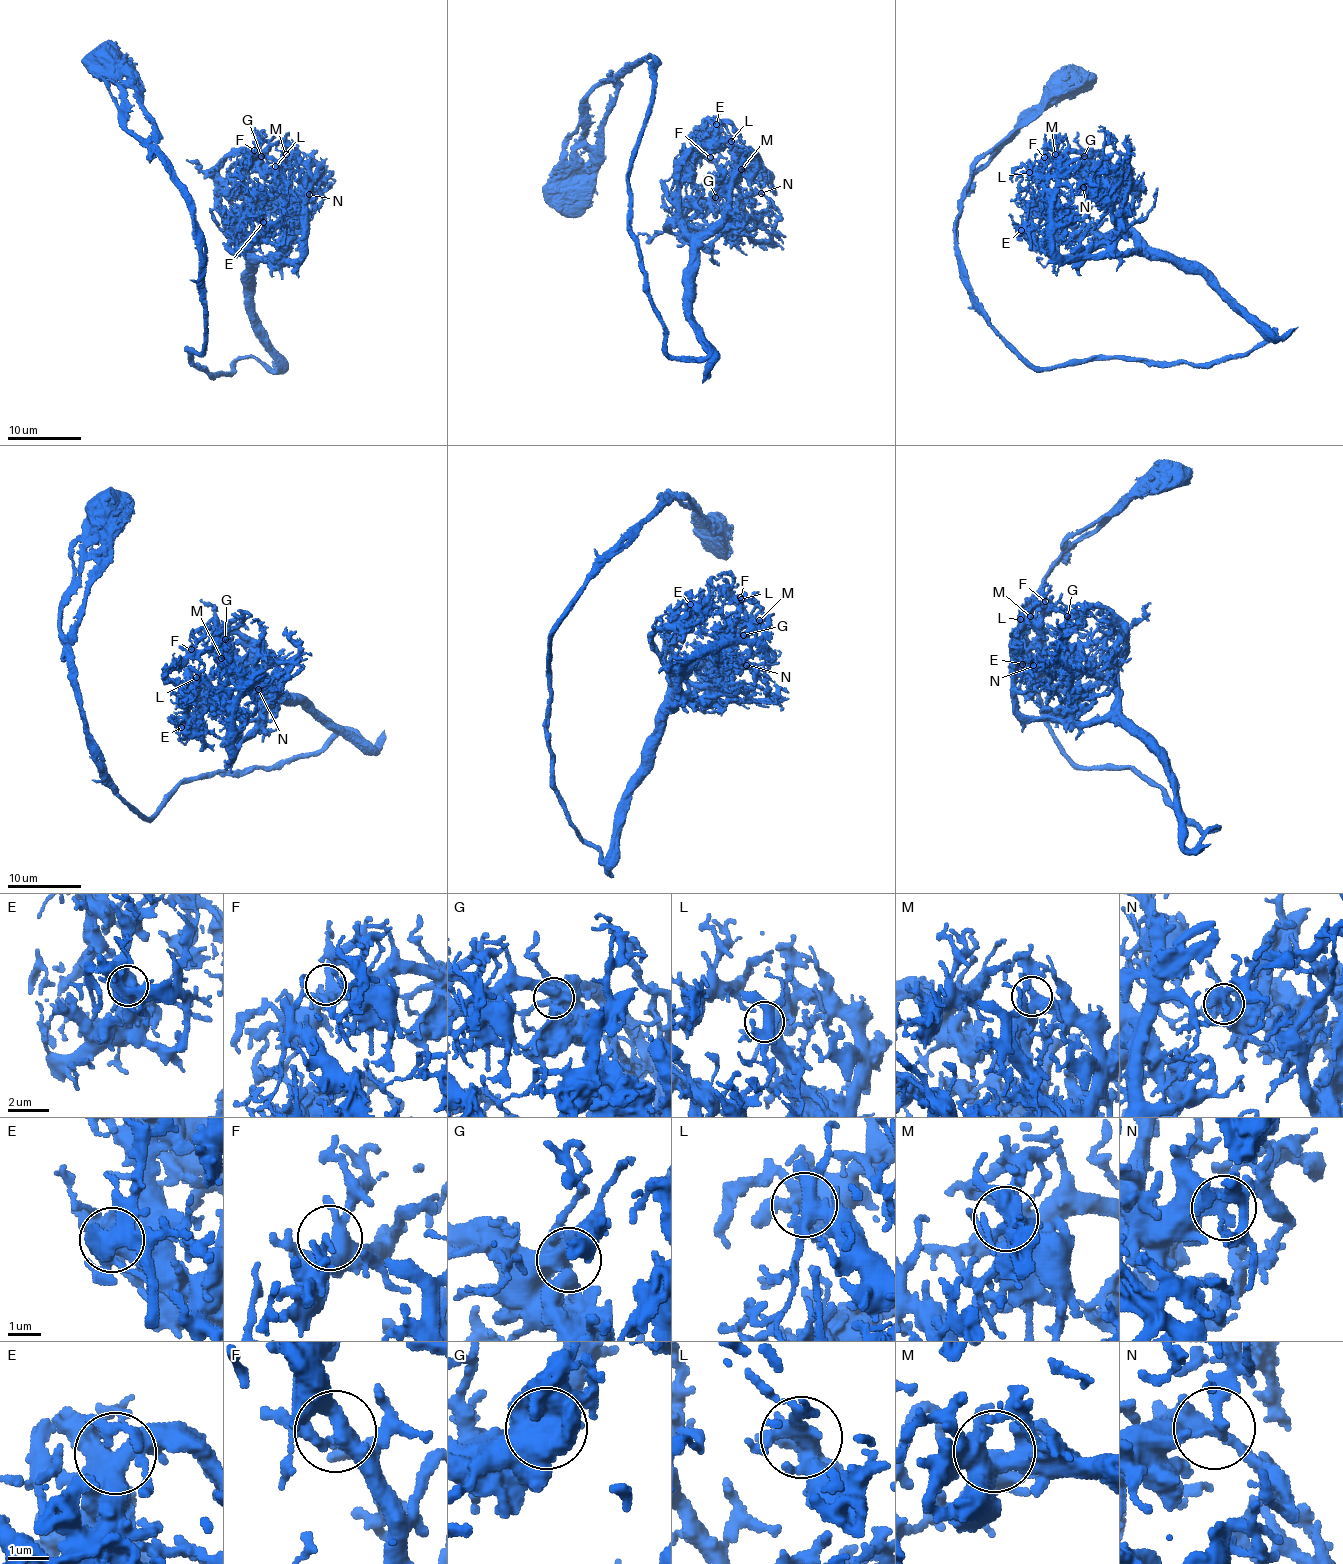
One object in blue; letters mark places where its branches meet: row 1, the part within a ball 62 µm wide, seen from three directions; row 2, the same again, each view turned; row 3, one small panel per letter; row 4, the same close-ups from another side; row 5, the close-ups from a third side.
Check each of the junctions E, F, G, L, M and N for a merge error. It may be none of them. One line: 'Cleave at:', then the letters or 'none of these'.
Cleave at: none of these

